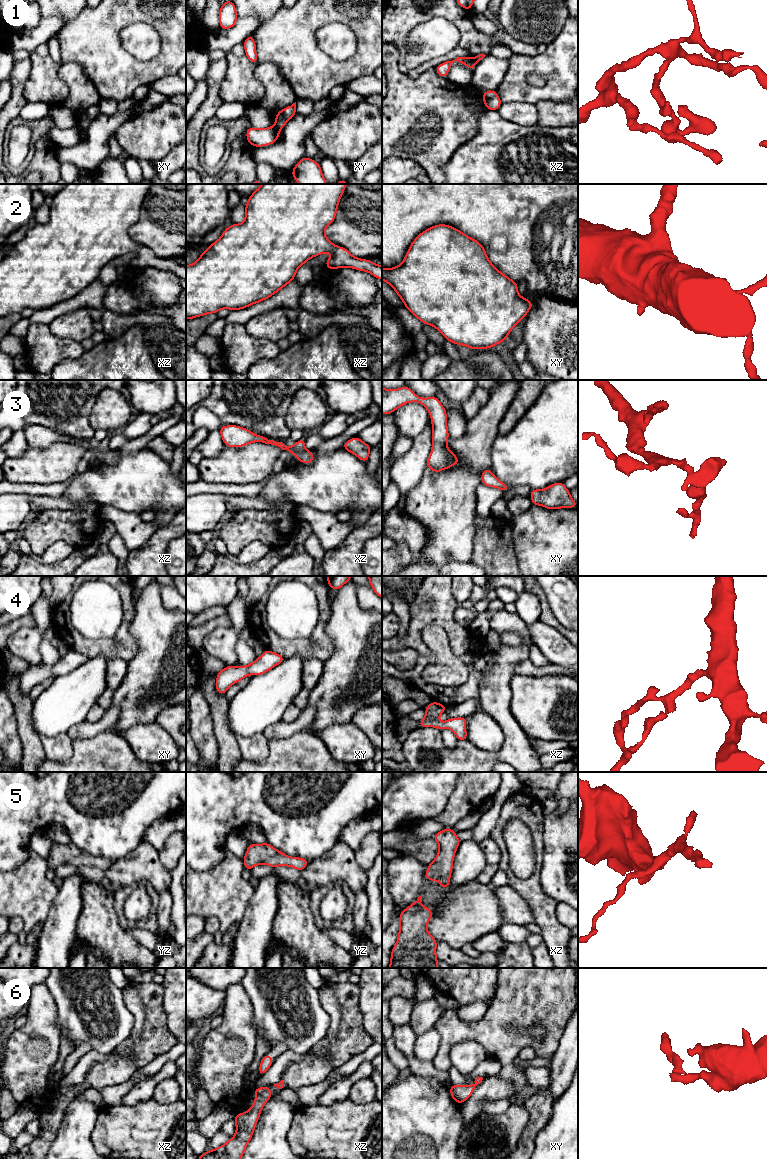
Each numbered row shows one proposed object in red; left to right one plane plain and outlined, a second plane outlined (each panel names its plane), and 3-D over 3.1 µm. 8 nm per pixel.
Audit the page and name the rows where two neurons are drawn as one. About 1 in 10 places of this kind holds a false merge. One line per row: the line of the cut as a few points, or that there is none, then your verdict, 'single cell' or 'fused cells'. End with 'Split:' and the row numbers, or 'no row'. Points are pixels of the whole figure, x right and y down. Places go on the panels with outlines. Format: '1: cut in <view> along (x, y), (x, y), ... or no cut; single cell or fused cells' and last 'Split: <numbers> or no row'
1: cut in xz along (471, 58), (474, 65); fused cells
2: no cut; single cell
3: no cut; single cell
4: no cut; single cell
5: no cut; single cell
6: no cut; single cell
Split: 1

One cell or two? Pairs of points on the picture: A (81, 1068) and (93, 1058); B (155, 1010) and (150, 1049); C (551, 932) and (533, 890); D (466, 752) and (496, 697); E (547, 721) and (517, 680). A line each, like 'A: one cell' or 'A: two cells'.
A: one cell
B: one cell
C: one cell
D: two cells
E: one cell

